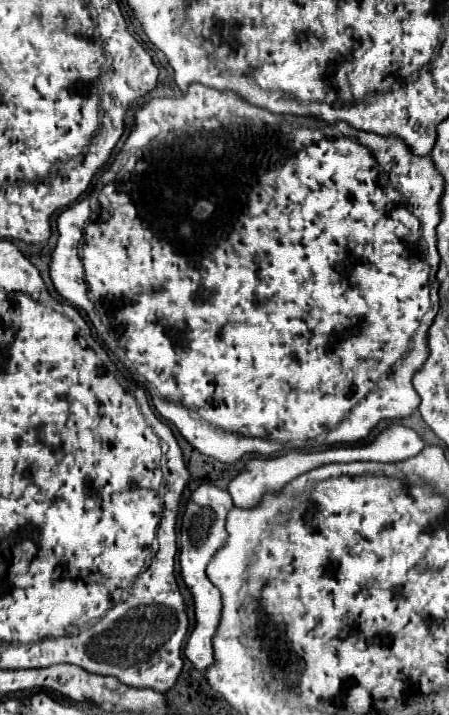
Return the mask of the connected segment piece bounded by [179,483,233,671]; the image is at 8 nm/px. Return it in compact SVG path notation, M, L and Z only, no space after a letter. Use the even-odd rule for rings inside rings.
M201 483L189 497L183 519L181 519L181 551L179 551L179 565L181 565L181 579L189 587L195 603L195 627L189 635L189 641L185 645L185 657L199 669L205 671L209 663L213 663L213 647L211 639L217 631L219 617L221 617L221 595L219 589L209 581L205 575L205 567L209 559L215 555L215 551L225 543L225 517L229 513L229 507L233 507L231 495L225 489L219 489L211 483Z

